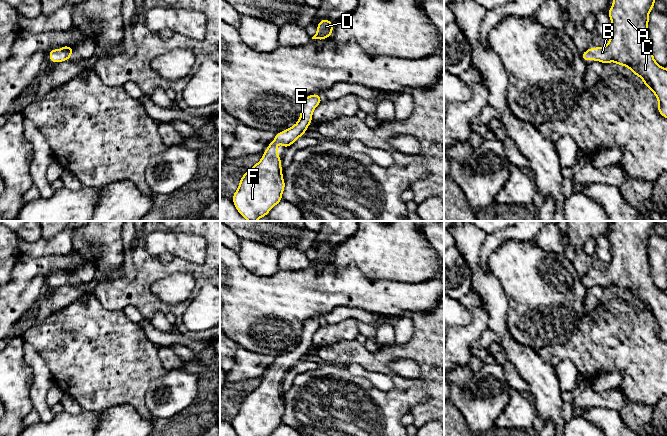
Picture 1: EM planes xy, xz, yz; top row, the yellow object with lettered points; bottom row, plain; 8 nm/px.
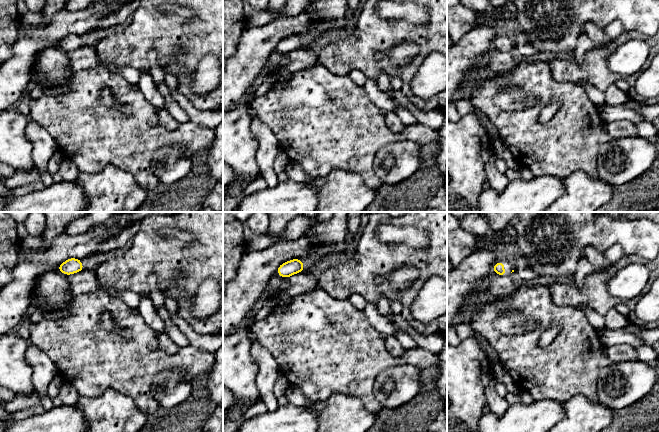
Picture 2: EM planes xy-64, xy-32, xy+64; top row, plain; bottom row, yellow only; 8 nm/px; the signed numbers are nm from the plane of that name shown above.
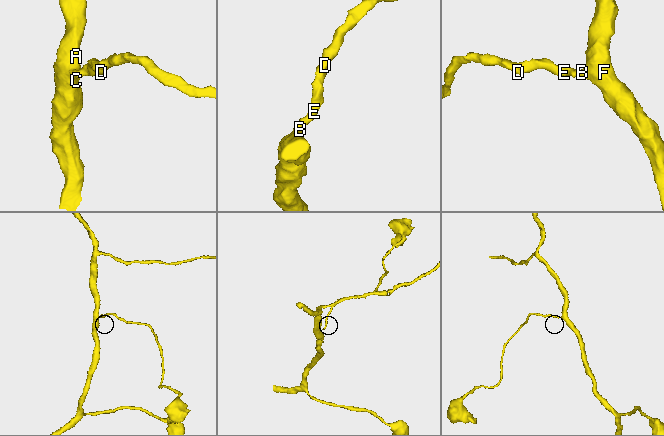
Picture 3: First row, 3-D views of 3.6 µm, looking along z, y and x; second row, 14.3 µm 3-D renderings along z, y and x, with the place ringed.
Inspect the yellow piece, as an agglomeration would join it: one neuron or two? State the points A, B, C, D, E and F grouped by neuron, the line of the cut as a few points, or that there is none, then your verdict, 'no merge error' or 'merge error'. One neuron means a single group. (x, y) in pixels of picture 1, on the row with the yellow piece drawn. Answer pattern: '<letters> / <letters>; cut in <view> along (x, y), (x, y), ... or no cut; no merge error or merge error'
A B C D E F; no cut; no merge error

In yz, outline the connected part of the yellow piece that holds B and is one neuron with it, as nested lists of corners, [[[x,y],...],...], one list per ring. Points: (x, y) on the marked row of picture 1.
[[[613,0],[612,7],[607,11],[611,20],[612,35],[608,40],[605,47],[588,48],[586,52],[581,54],[584,61],[588,62],[590,59],[593,61],[600,61],[604,64],[615,62],[618,65],[629,68],[635,76],[639,76],[644,85],[647,86],[658,99],[658,111],[667,118],[667,69],[661,67],[654,59],[650,37],[648,32],[649,13],[654,8],[655,0]]]

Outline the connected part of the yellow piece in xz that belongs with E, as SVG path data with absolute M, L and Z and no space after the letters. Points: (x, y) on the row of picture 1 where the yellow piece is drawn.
M319 94L305 97L297 123L277 133L261 160L246 171L240 179L232 201L239 214L247 221L257 221L267 216L269 211L282 200L285 181L277 144L287 148L304 135L312 121L313 111L321 102Z

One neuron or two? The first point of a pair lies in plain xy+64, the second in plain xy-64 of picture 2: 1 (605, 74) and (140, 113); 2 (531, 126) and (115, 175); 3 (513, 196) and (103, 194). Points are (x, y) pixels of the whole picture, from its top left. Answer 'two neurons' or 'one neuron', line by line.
1: two neurons
2: two neurons
3: two neurons

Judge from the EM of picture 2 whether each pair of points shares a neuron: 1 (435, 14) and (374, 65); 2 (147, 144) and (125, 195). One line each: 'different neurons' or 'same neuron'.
1: same neuron
2: different neurons

